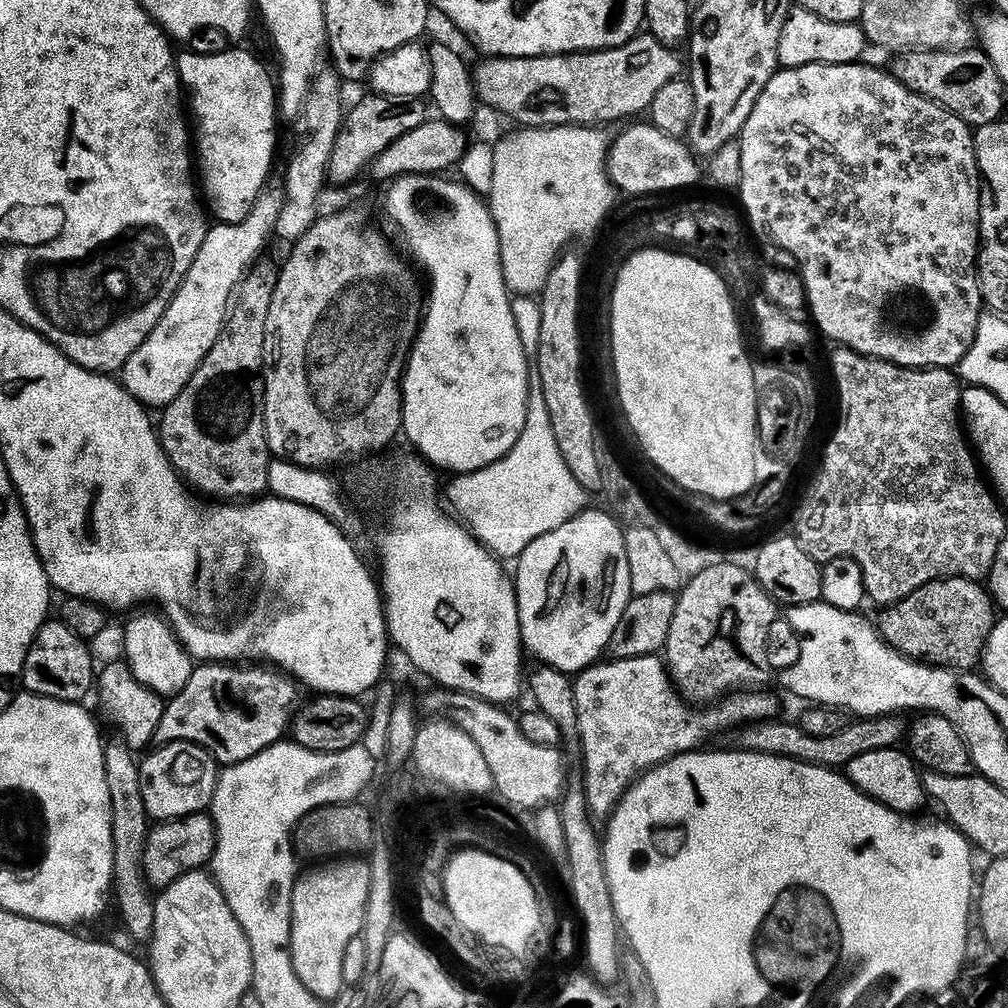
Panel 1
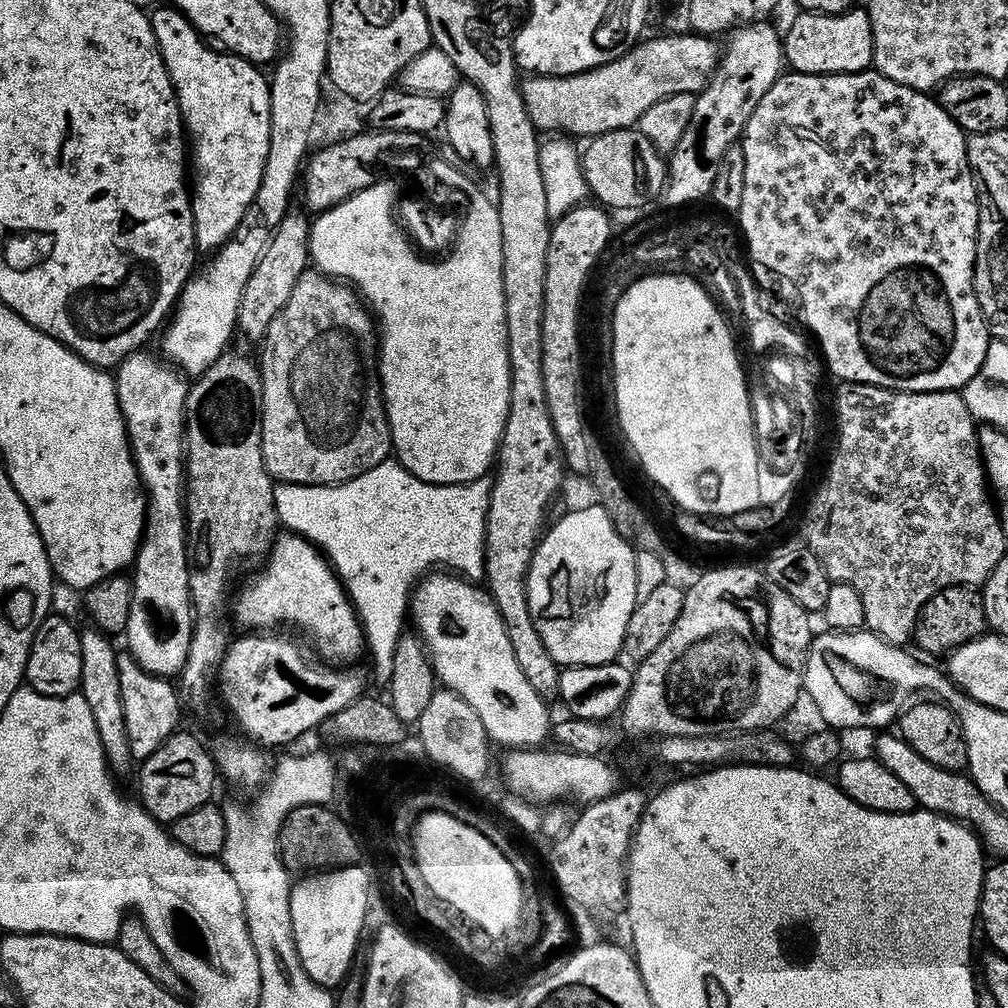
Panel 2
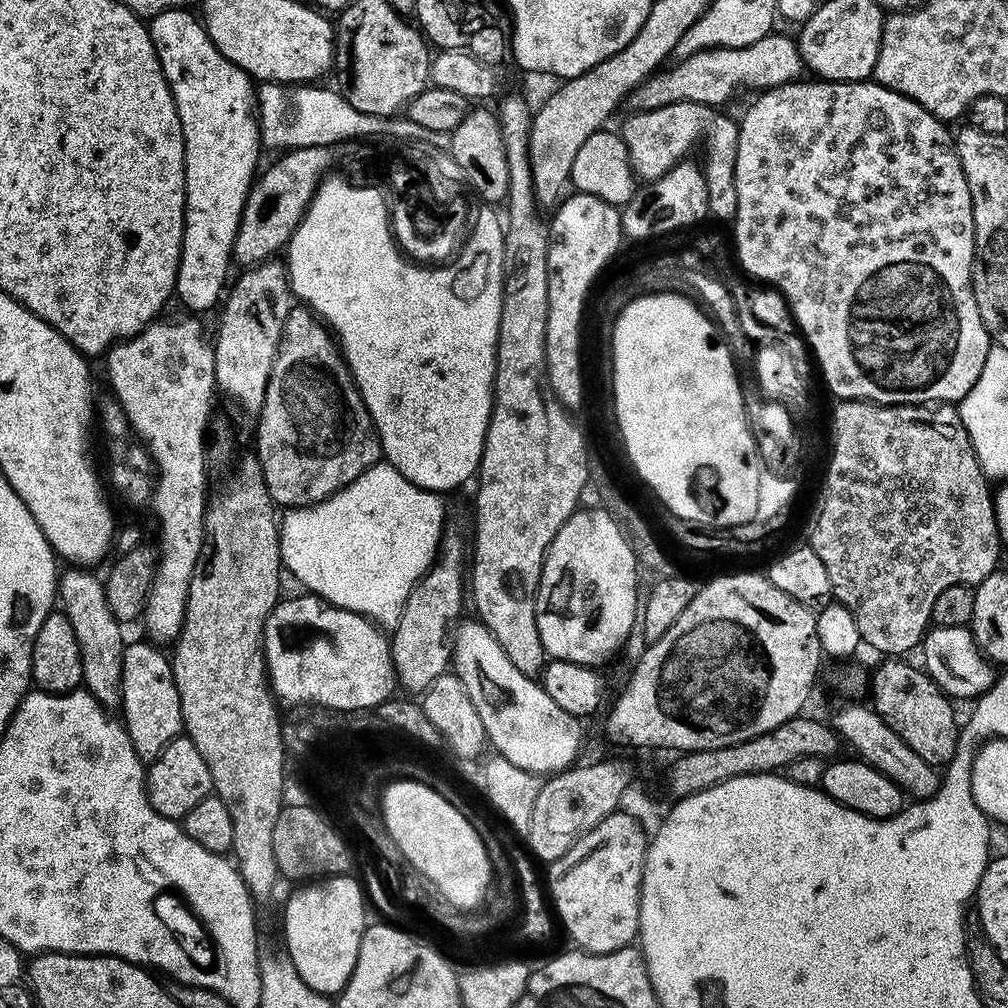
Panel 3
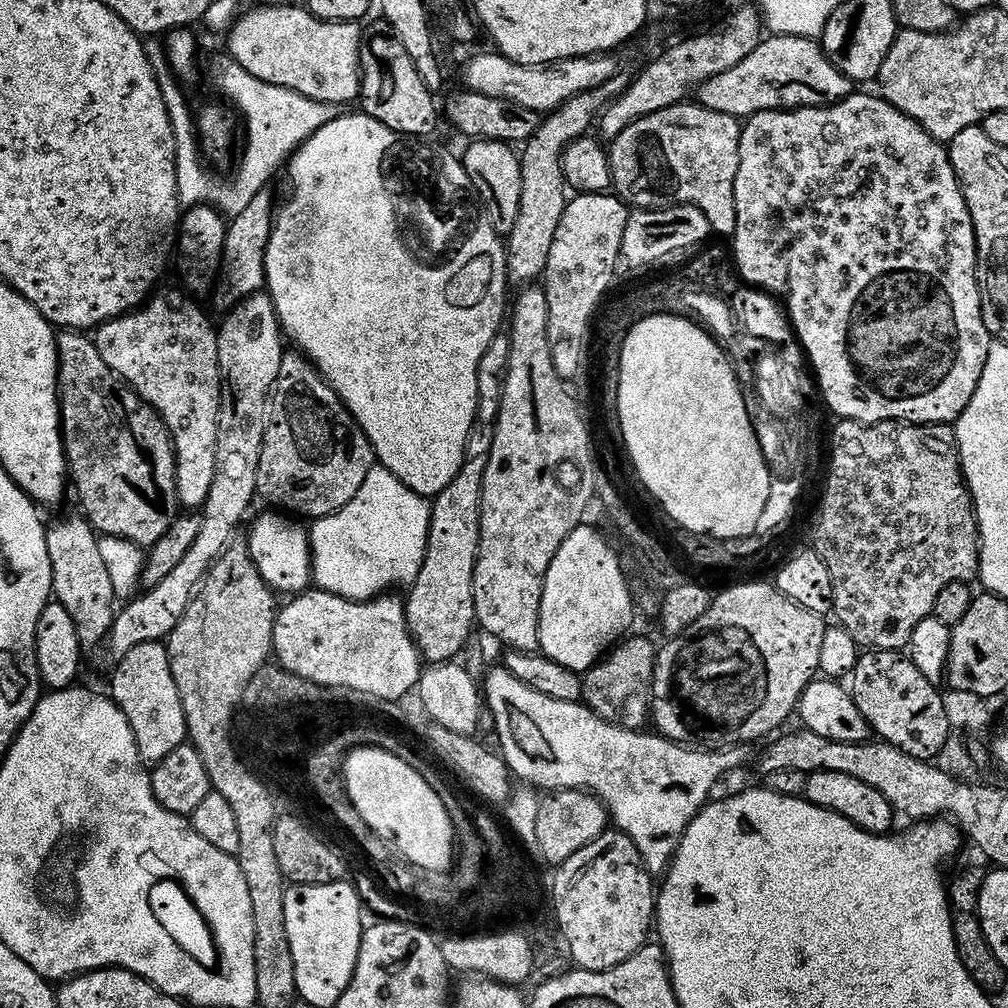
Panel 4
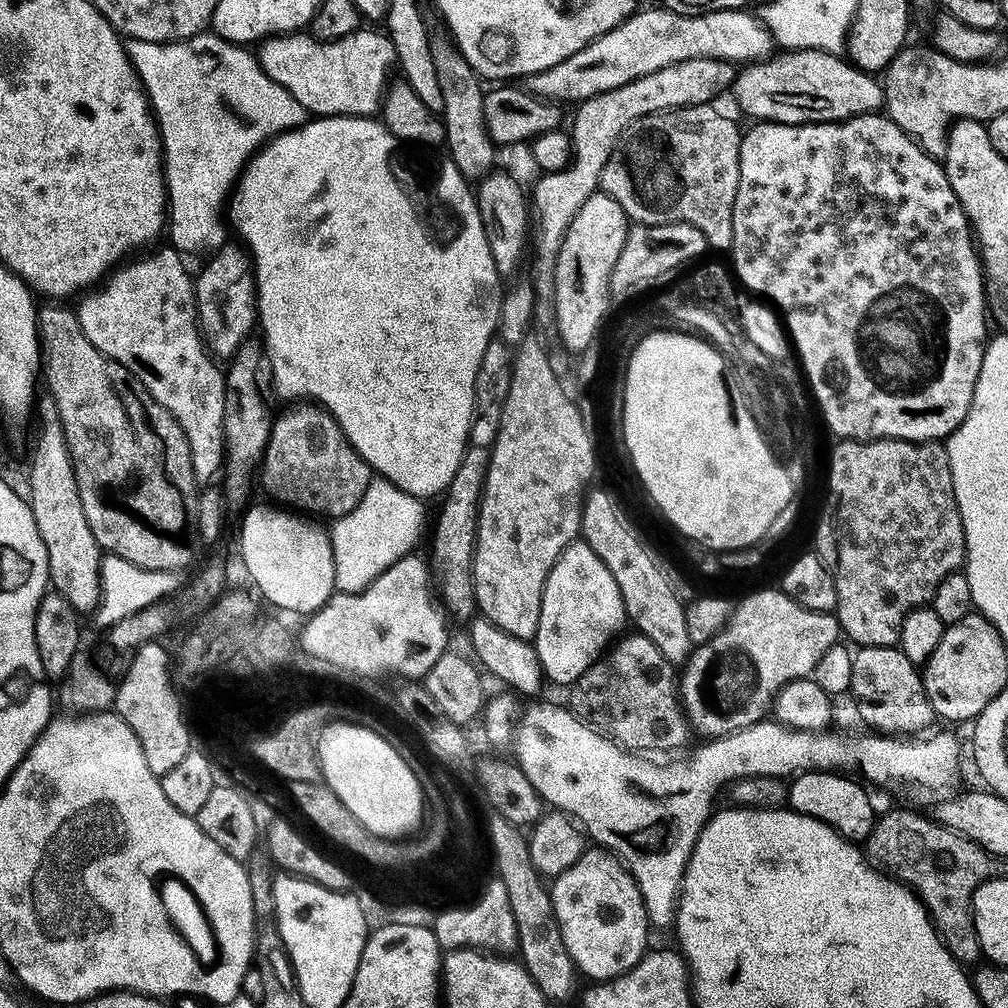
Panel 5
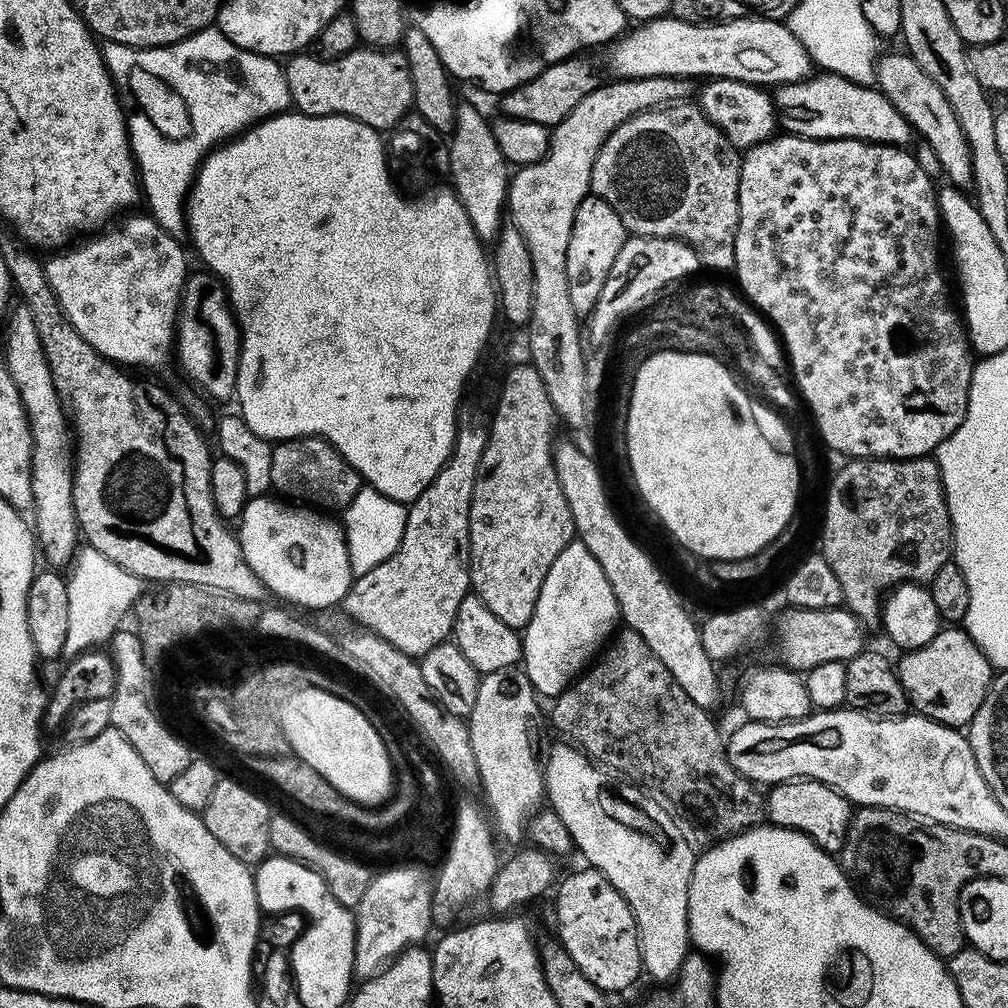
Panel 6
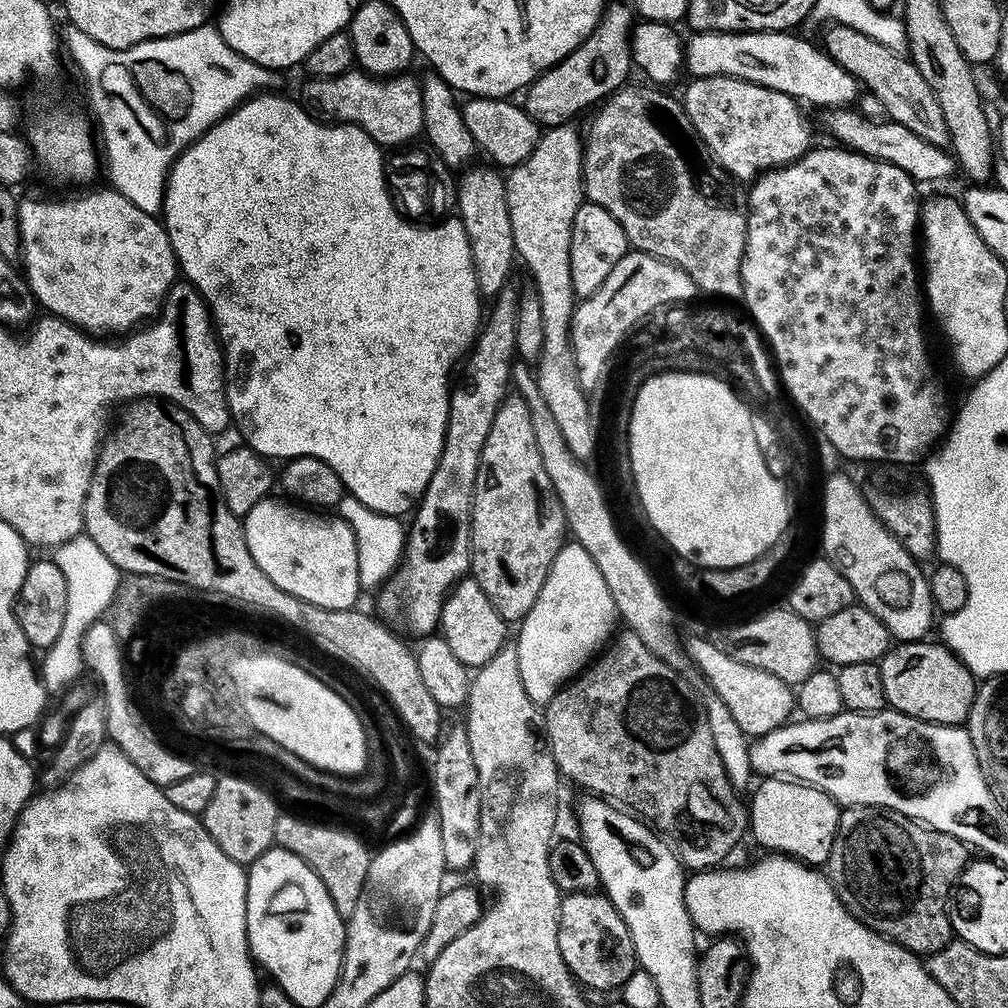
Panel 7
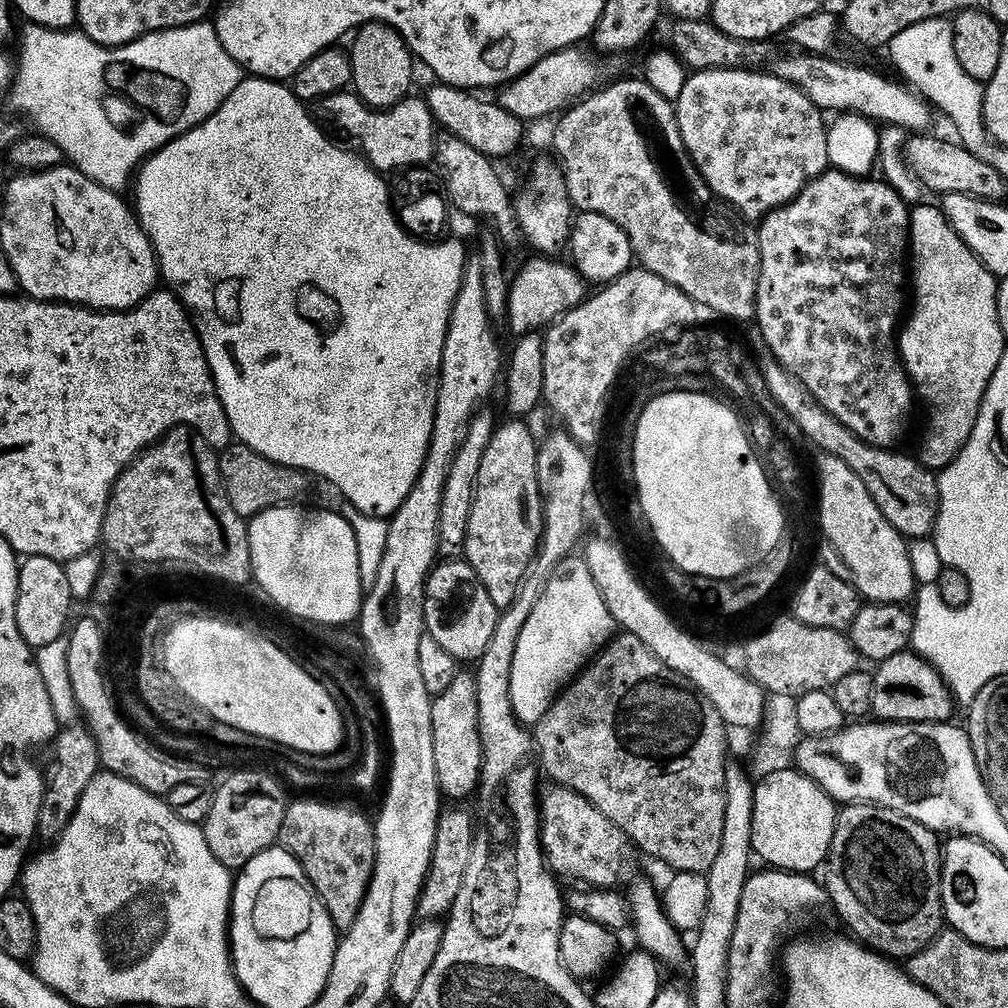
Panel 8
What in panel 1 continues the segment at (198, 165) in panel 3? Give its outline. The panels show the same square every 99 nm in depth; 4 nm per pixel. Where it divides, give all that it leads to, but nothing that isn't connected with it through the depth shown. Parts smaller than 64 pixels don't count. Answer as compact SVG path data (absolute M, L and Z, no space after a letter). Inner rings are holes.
M228 46L225 52L188 51L192 50L177 55L176 69L187 99L192 99L191 115L196 115L194 144L200 147L205 168L202 192L207 207L216 211L217 221L243 220L272 168L278 88L267 70L240 46Z

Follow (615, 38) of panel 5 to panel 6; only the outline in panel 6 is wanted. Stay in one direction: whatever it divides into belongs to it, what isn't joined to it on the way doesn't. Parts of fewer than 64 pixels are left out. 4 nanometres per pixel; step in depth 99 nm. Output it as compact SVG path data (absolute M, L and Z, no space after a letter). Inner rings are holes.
M669 14L637 23L635 27L633 32L625 31L607 49L608 68L615 79L704 76L717 80L741 80L757 86L779 86L805 79L814 68L802 42L794 38L787 23L766 20L763 16L691 24Z

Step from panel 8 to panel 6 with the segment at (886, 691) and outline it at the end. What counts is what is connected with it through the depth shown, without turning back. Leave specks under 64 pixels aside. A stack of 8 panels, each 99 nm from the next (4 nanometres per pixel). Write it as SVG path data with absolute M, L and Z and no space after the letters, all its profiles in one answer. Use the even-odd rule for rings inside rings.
M944 626L936 637L918 649L905 651L895 665L898 678L902 682L904 692L908 695L908 703L919 715L928 717L929 720L937 720L939 724L947 724L948 727L957 730L971 724L974 714L978 714L978 706L988 693L988 687L992 684L994 669L986 654L968 636L967 631L960 626Z

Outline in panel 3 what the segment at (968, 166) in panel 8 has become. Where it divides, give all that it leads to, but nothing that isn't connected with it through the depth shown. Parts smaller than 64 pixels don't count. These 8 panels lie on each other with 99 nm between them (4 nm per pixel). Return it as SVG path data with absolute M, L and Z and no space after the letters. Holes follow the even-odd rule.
M769 34L745 48L711 48L693 56L677 59L676 65L665 67L639 84L632 91L631 107L636 110L657 108L674 102L698 102L709 106L724 106L739 88L767 90L794 84L806 72L804 59L796 48L796 41L790 35Z

